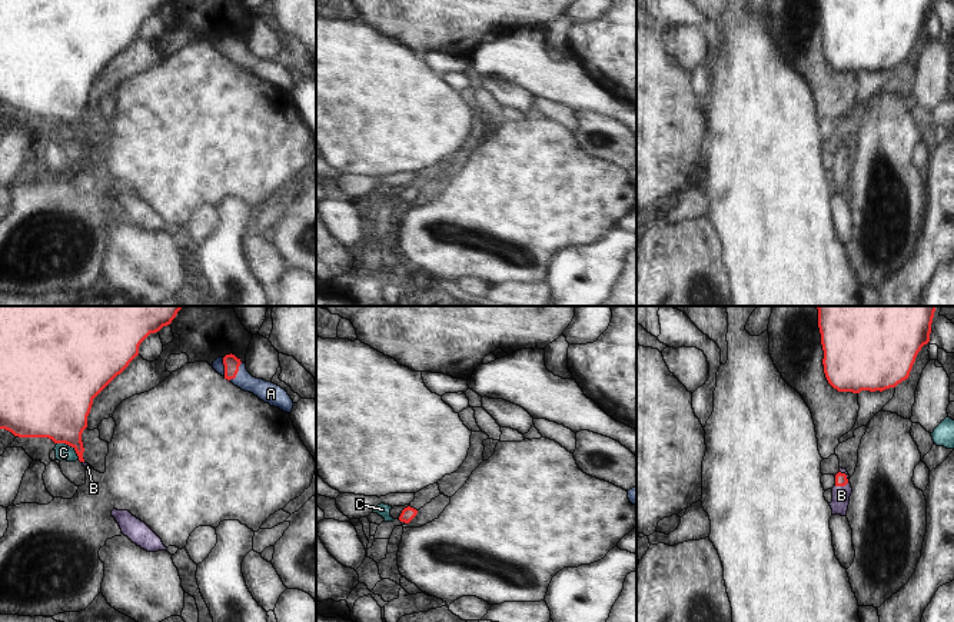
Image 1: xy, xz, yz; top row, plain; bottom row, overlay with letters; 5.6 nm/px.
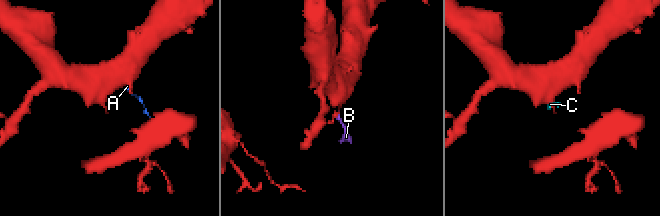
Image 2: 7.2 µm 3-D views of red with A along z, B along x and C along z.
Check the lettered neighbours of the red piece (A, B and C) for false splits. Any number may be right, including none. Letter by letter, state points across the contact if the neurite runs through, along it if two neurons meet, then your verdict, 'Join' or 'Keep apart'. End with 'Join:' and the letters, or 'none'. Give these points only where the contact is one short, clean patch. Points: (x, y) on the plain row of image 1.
A: Path across: xy (230, 42), (238, 50), (252, 65), (271, 73). Join
B: Path across: yz (841, 159), (847, 162), (841, 175). Join
C: Boundary: xy (57, 122), (67, 123), (79, 139). Keep apart
Join: A, B

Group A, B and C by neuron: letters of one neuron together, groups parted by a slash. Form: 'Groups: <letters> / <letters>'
Groups: A B / C

